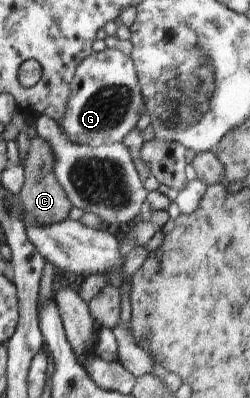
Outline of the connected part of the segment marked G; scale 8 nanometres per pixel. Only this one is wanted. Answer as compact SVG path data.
M119 49L93 52L78 65L70 82L66 113L60 122L65 136L78 145L110 145L121 143L136 128L146 106L140 91L137 71L131 57Z

